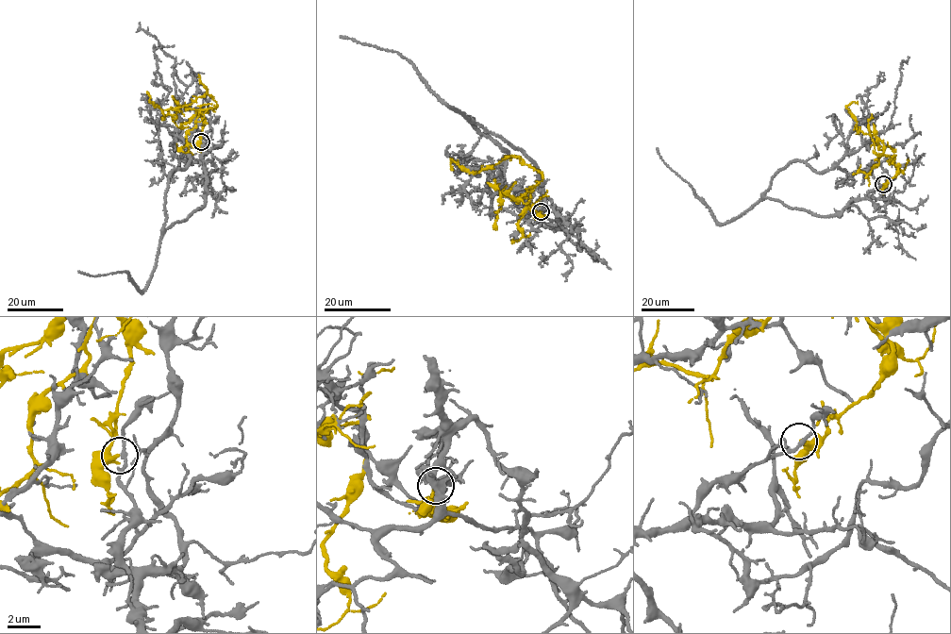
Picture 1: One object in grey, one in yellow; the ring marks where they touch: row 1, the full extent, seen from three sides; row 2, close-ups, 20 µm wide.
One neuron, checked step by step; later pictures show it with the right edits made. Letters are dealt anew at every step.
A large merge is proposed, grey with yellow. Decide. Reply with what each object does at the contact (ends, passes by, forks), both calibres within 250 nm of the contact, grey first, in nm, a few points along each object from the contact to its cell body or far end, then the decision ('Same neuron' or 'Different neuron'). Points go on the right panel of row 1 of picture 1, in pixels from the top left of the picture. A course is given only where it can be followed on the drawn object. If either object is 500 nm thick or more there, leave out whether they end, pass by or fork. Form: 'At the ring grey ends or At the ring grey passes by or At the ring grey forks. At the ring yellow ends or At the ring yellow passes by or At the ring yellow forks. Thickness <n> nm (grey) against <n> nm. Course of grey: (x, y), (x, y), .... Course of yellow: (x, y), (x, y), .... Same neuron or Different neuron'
At the ring grey passes by. At the ring yellow ends. Thickness 200 nm (grey) against 240 nm. Course of grey: (884, 185), (825, 216), (765, 195), (772, 176), (792, 162), (832, 169), (888, 128), (902, 61), (909, 57). Course of yellow: (884, 184), (898, 169), (892, 157), (875, 152), (869, 134), (858, 132), (855, 118), (847, 108), (858, 101). Different neuron

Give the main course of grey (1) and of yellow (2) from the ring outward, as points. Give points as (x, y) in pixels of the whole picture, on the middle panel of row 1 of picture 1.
1: (542, 211), (535, 162), (468, 115), (507, 151), (497, 191), (507, 191), (457, 191), (444, 200)
2: (541, 211), (543, 217), (528, 206), (541, 172), (518, 158), (475, 173), (453, 159), (451, 169)

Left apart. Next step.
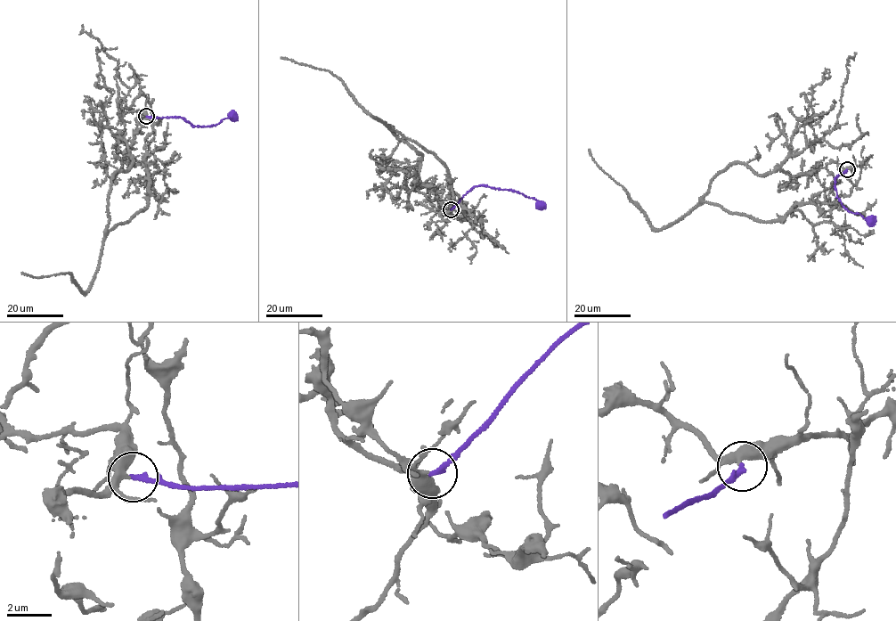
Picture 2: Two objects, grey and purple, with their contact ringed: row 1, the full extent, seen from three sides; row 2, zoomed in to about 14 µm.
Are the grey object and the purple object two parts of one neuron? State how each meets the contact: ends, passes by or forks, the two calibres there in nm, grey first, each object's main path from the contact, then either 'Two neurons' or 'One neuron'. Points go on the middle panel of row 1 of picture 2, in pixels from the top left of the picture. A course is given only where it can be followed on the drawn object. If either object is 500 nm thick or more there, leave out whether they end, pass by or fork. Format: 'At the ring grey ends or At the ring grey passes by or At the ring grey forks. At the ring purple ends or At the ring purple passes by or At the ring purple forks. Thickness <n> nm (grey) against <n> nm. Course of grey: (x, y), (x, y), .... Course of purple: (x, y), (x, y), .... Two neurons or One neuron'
At the ring grey forks. At the ring purple ends. Thickness 300 nm (grey) against 240 nm. Course of grey: (450, 209), (419, 183), (421, 154), (389, 126), (444, 165), (465, 220), (442, 216). Course of purple: (451, 209), (473, 188), (484, 185), (518, 192), (534, 198), (541, 207). Two neurons

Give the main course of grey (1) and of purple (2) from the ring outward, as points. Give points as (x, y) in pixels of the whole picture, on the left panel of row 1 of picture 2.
1: (145, 116), (111, 181), (107, 231), (146, 207), (156, 165), (138, 88)
2: (146, 116), (182, 117), (200, 126), (215, 126), (232, 116)

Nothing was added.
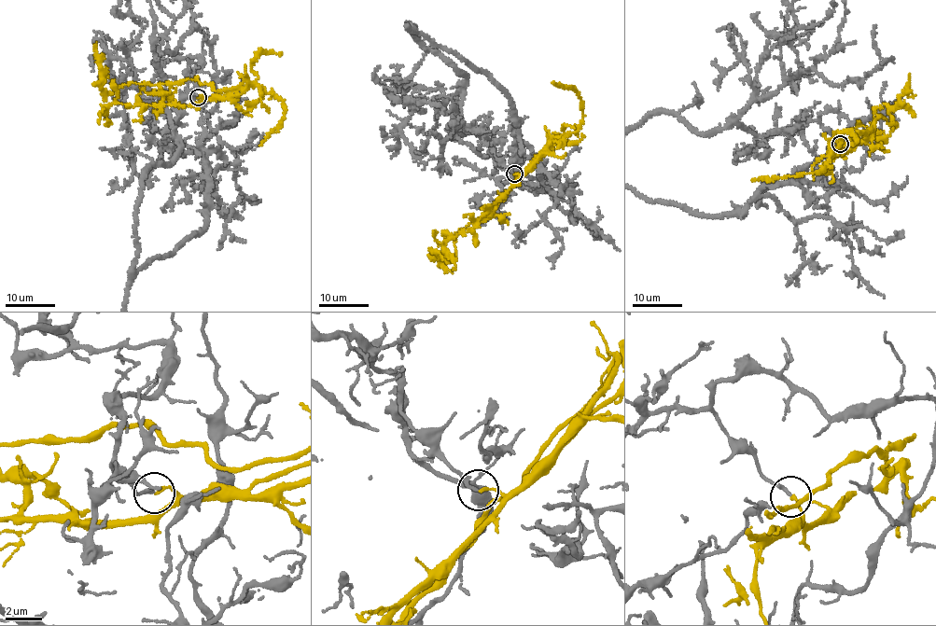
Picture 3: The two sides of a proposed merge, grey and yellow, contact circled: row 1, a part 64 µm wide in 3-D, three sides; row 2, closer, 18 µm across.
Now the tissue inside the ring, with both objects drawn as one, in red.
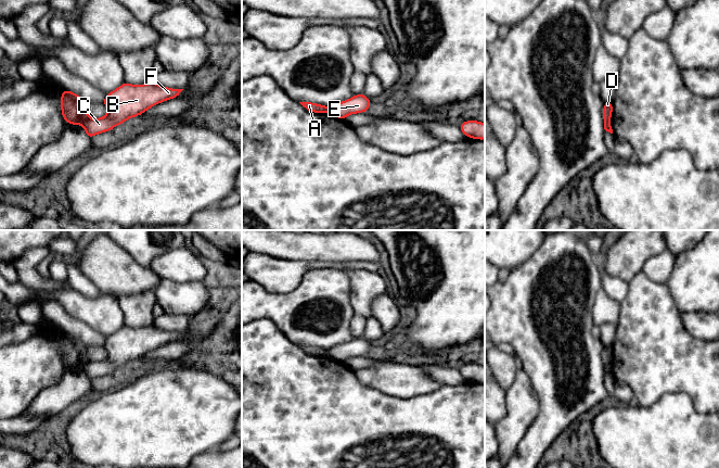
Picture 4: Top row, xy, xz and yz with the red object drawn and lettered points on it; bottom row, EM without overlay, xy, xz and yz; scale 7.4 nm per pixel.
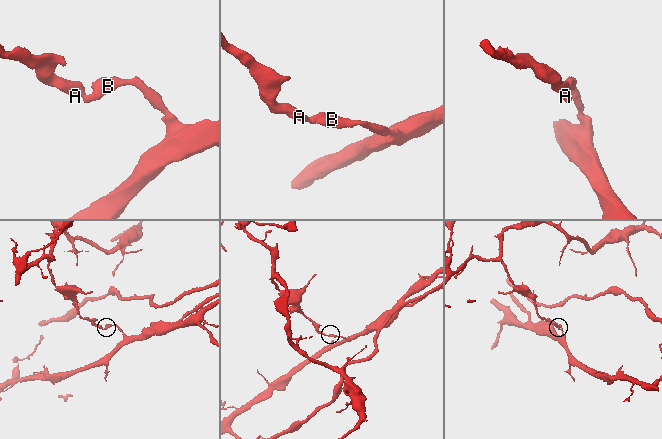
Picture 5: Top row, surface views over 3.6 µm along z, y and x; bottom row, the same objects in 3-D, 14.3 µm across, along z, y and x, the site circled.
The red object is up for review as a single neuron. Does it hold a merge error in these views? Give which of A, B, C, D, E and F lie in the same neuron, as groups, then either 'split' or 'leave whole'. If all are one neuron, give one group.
groups A D / B C E F; split

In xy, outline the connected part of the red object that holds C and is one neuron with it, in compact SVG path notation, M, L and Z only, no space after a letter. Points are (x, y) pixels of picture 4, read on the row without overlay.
M154 324L144 328L125 326L106 337L102 344L107 352L101 362L88 362L84 367L87 381L106 376L131 361L142 358L156 347L176 342L183 332L163 330Z

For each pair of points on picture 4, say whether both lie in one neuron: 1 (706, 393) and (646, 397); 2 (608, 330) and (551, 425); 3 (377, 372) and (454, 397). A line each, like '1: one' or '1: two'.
1: one
2: two
3: two

